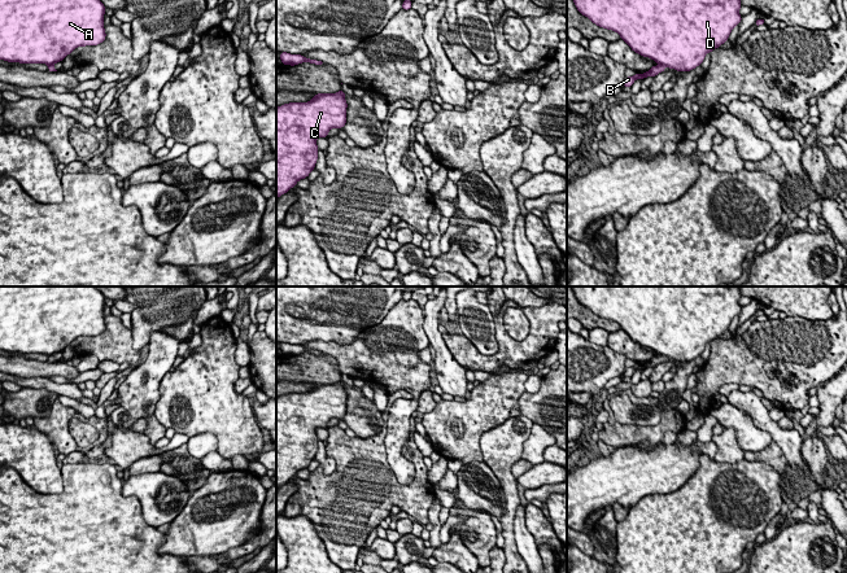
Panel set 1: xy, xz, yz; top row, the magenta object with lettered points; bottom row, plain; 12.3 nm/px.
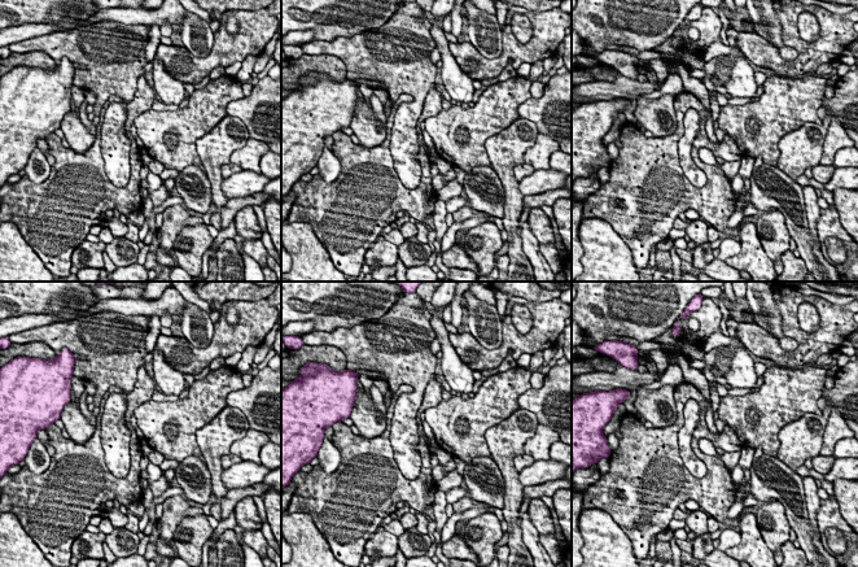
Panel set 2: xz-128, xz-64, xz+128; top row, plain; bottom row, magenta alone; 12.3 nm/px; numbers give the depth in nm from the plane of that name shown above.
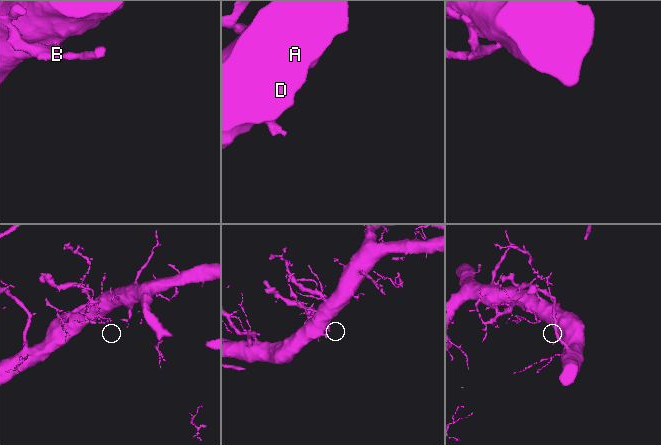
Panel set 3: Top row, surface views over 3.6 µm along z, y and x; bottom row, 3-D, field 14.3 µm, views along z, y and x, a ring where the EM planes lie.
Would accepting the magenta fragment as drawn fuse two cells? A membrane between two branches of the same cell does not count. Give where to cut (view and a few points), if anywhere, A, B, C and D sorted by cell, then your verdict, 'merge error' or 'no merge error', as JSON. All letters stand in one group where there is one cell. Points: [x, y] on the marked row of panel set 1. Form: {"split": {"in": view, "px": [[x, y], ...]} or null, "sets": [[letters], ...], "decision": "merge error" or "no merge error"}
{"split": {"in": "yz", "px": [[660, 64], [664, 66]]}, "sets": [["A", "C", "D"], ["B"]], "decision": "merge error"}

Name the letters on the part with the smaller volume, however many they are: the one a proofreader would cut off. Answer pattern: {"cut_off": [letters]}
{"cut_off": ["B"]}

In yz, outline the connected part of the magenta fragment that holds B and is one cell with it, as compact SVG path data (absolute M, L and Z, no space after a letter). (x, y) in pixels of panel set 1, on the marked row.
M660 65L660 66L652 66L649 71L646 71L645 74L639 74L639 73L636 73L636 75L634 76L626 76L625 78L625 82L624 82L624 87L632 87L632 84L634 83L634 80L636 79L643 79L643 78L647 78L647 76L655 76L655 75L658 75L659 73L663 73L663 71L665 71L664 70L664 65Z

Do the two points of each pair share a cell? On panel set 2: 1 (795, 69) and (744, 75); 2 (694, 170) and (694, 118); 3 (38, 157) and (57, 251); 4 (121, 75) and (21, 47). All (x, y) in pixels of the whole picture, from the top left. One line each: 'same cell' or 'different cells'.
1: different cells
2: same cell
3: different cells
4: same cell

